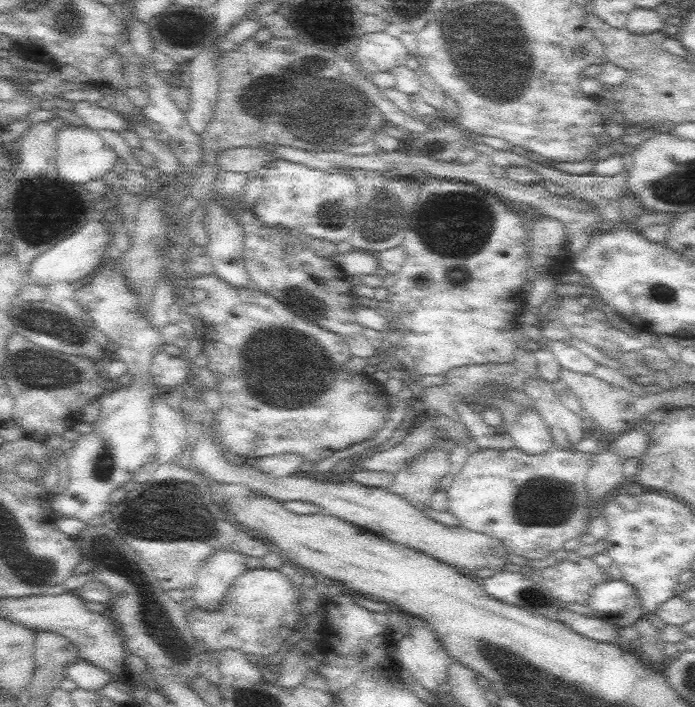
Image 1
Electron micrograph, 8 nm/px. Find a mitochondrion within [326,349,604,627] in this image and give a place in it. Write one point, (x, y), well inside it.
(537, 503)

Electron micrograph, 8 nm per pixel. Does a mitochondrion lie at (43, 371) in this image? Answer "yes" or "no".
yes

